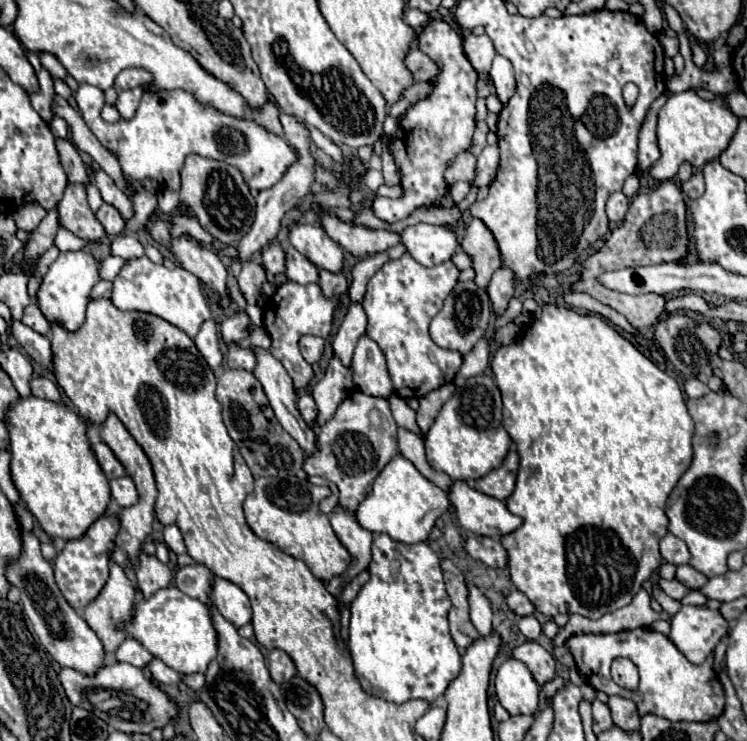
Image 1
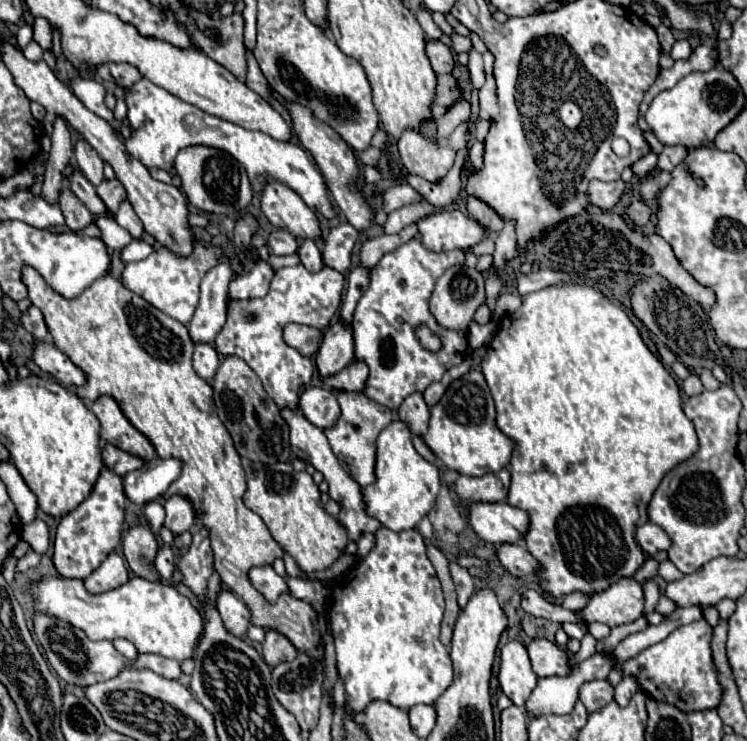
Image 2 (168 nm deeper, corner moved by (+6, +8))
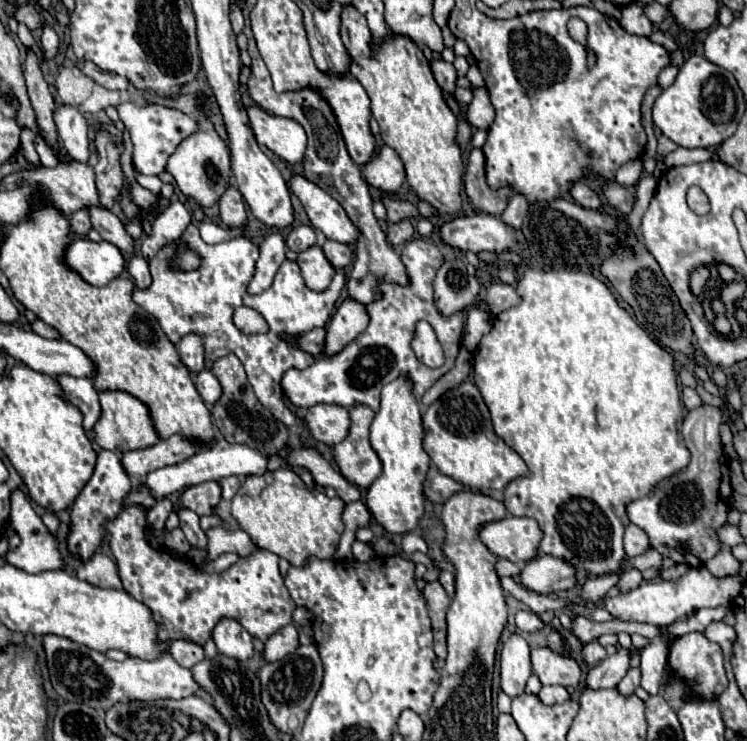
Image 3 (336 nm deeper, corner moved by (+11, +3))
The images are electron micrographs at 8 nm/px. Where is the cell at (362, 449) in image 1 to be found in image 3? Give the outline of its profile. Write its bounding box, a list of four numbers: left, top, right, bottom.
[333,406,381,488]

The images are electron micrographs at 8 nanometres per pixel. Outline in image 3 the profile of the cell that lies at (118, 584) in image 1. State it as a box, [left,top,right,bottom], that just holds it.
[77,552,121,588]

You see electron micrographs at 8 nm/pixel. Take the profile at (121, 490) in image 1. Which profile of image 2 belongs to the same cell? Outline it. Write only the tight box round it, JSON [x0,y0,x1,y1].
[122,459,182,505]

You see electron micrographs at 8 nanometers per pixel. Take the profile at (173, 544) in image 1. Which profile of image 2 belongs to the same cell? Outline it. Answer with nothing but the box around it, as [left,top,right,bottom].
[164,497,194,535]

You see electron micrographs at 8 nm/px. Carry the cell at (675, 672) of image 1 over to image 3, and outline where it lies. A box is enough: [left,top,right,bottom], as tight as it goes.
[669,632,727,698]

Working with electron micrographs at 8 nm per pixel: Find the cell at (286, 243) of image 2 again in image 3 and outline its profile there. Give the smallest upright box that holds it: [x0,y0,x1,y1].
[287,226,317,252]

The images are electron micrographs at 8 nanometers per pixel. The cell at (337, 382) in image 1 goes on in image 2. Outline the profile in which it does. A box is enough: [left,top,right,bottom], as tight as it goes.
[316,319,354,377]

